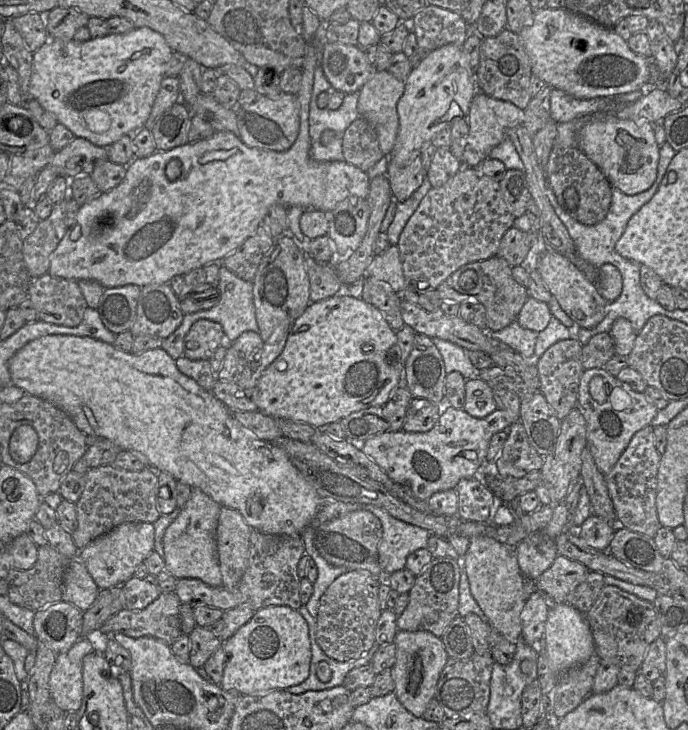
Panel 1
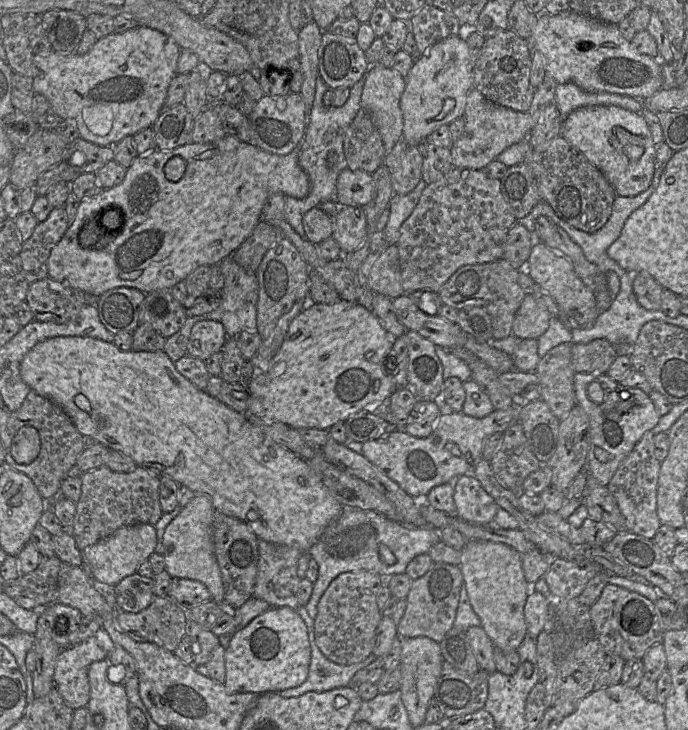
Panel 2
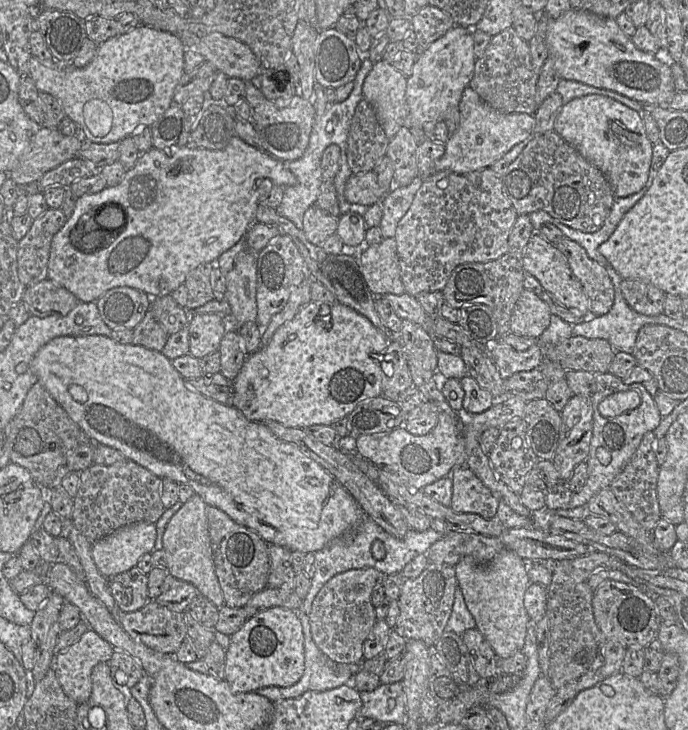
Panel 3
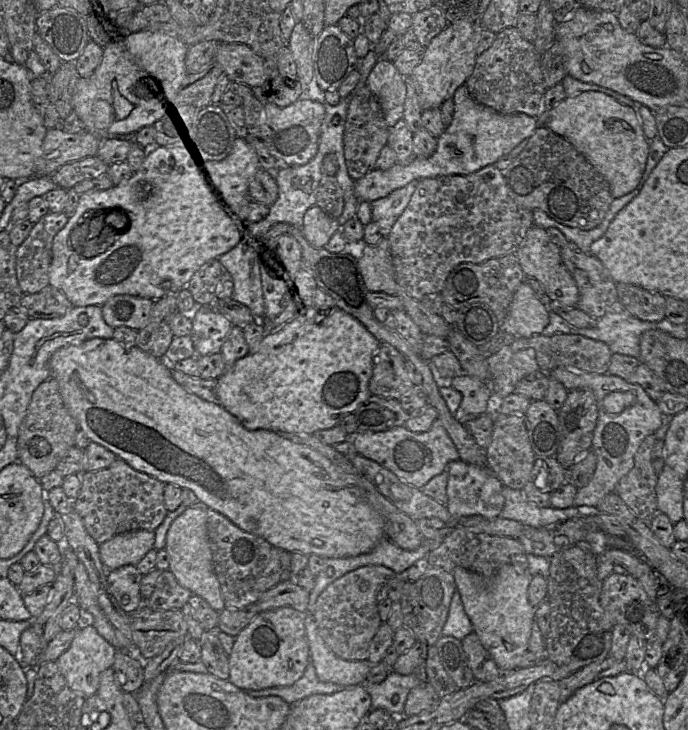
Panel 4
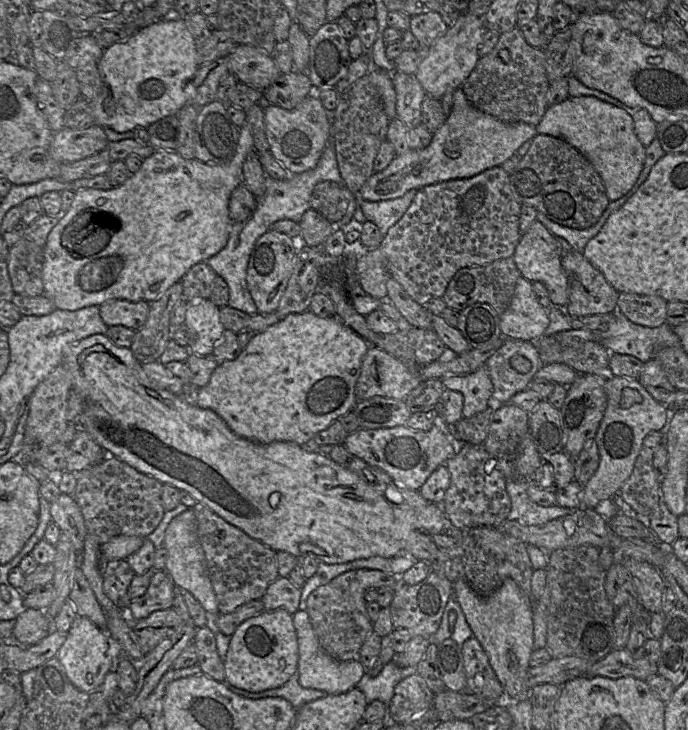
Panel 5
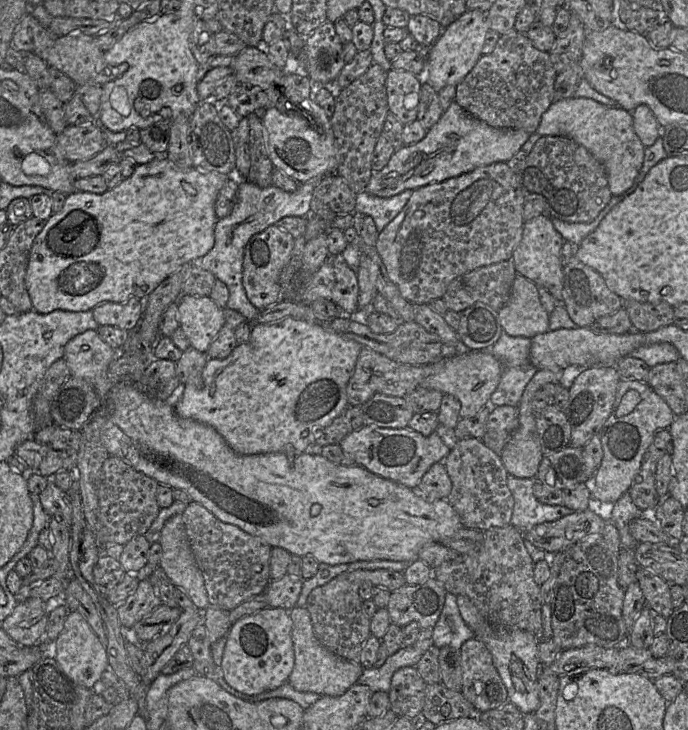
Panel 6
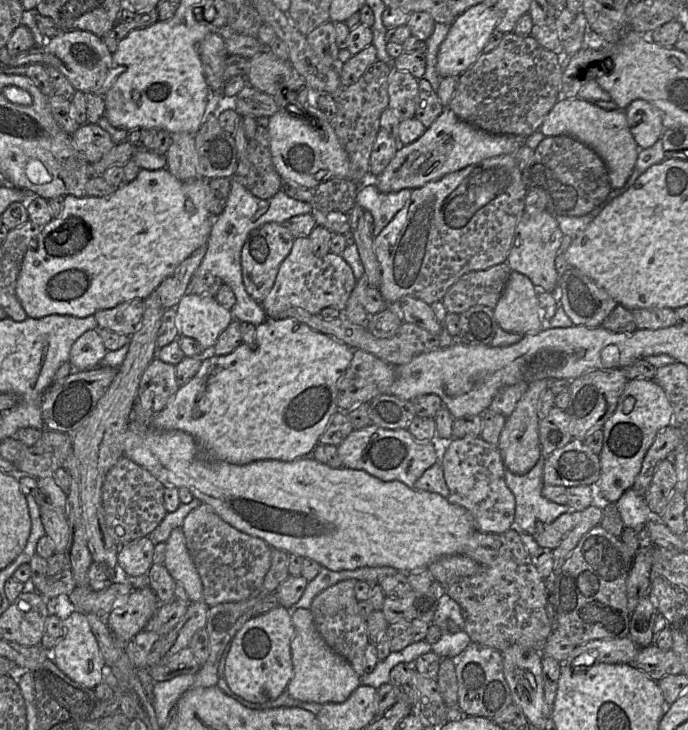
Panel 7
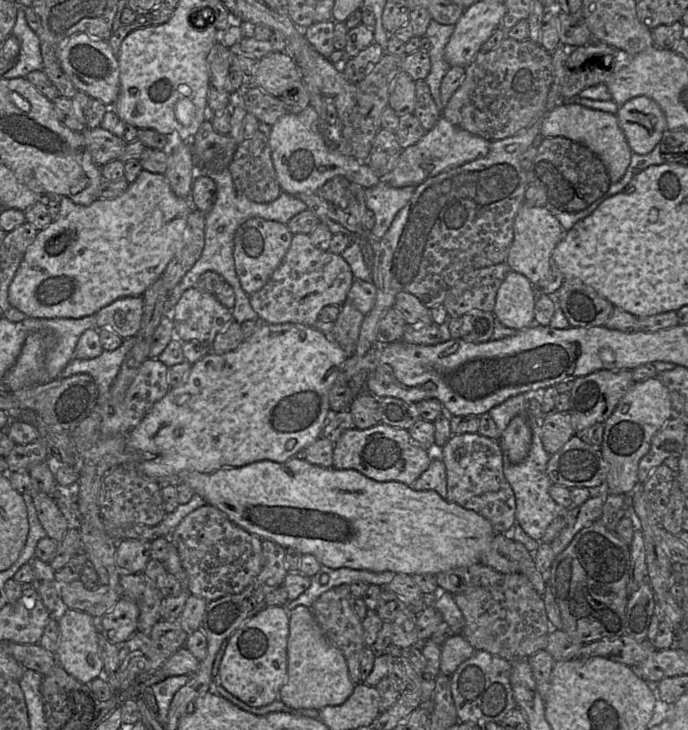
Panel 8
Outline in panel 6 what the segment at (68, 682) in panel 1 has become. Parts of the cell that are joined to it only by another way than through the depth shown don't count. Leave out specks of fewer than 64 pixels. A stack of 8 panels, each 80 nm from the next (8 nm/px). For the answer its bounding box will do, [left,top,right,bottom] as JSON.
[46,612,108,691]

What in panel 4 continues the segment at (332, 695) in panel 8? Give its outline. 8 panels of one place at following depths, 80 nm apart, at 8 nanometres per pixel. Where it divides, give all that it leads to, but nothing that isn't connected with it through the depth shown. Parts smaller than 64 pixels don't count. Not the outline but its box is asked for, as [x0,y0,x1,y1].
[304,613,370,687]

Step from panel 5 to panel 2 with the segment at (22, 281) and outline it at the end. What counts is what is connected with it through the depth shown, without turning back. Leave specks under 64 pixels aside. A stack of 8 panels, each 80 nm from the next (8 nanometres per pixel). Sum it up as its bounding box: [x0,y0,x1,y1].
[21,206,68,284]

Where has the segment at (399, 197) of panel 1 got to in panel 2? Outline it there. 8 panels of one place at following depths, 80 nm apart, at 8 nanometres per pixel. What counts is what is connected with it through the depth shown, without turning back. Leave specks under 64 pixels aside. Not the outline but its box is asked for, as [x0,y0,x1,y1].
[384,139,423,195]

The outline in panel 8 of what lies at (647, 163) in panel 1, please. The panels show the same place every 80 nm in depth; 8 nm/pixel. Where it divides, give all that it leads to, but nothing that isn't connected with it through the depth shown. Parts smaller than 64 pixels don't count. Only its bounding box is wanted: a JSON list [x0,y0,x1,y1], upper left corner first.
[540,102,632,184]

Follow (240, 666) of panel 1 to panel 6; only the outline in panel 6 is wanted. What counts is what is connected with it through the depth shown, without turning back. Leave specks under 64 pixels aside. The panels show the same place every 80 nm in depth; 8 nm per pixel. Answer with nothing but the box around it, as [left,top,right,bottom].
[221,607,295,695]

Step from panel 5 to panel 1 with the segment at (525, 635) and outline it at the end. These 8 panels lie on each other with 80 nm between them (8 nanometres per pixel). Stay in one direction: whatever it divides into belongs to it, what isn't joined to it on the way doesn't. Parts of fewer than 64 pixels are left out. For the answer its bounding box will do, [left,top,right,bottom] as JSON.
[464,536,525,644]

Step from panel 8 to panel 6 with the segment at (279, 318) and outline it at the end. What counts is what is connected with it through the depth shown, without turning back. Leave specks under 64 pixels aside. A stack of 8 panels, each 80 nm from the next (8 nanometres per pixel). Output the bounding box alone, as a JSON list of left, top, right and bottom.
[279,236,359,314]

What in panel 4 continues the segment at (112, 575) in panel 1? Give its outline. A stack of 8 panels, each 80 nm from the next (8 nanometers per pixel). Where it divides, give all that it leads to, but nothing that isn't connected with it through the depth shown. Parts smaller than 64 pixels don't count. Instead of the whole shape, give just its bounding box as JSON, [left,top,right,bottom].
[99,530,155,570]

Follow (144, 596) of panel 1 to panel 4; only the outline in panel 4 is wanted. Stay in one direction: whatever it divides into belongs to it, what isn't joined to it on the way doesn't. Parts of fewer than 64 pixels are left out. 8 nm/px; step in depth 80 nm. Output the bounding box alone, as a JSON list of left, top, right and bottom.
[108,565,144,614]

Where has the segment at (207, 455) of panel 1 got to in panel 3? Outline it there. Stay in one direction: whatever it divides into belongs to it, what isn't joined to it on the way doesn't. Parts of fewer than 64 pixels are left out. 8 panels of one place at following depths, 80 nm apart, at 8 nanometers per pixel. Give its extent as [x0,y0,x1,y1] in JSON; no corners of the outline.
[29,335,365,554]

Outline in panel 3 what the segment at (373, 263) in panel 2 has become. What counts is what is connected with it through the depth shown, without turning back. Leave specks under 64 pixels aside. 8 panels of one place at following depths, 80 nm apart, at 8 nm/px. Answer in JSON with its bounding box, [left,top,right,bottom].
[360,238,405,296]

